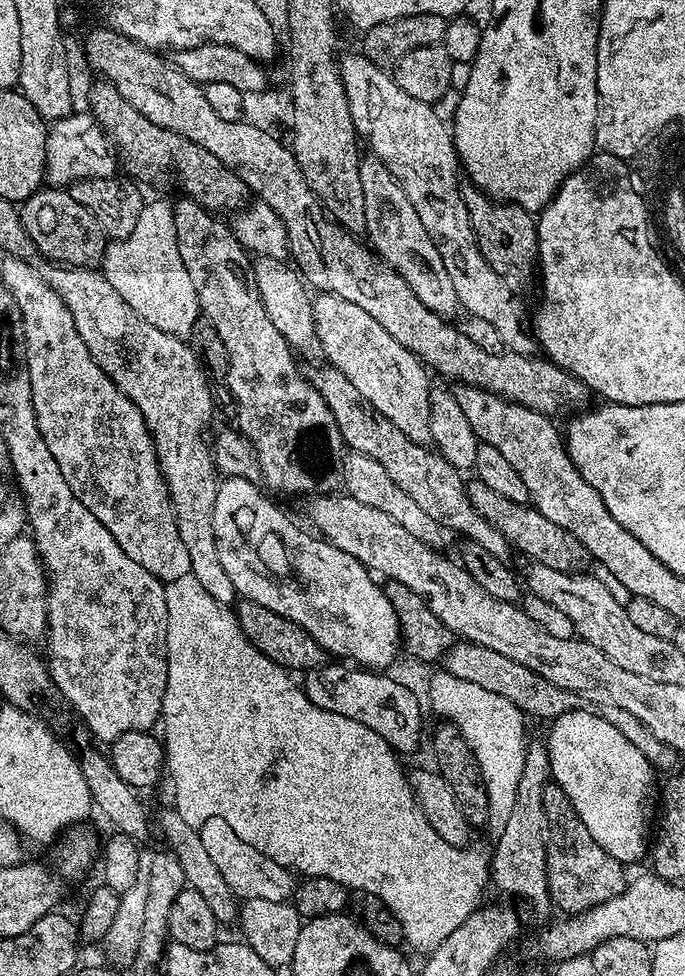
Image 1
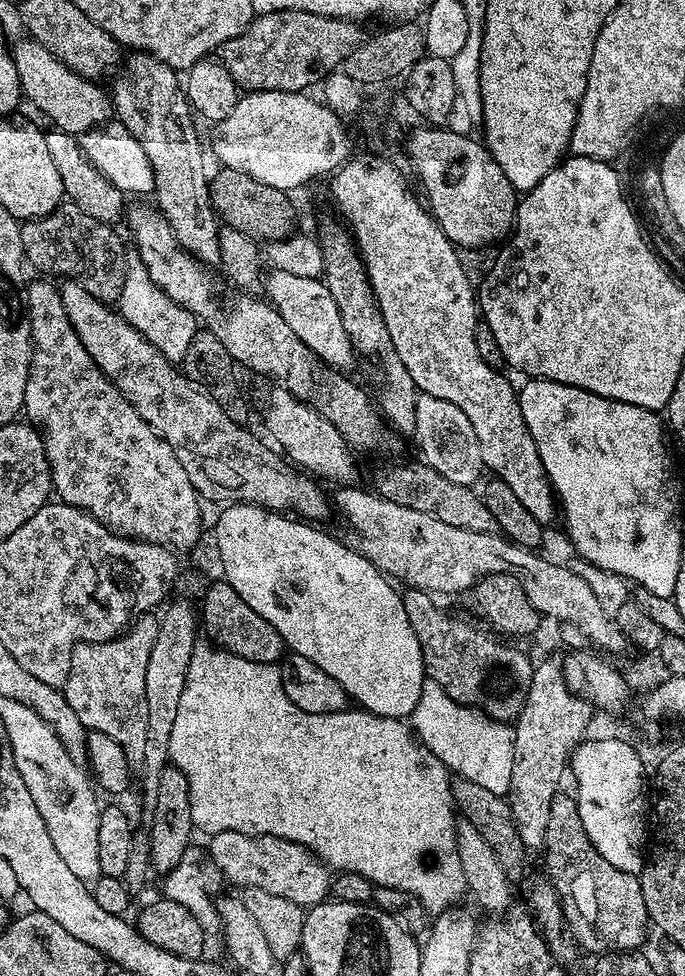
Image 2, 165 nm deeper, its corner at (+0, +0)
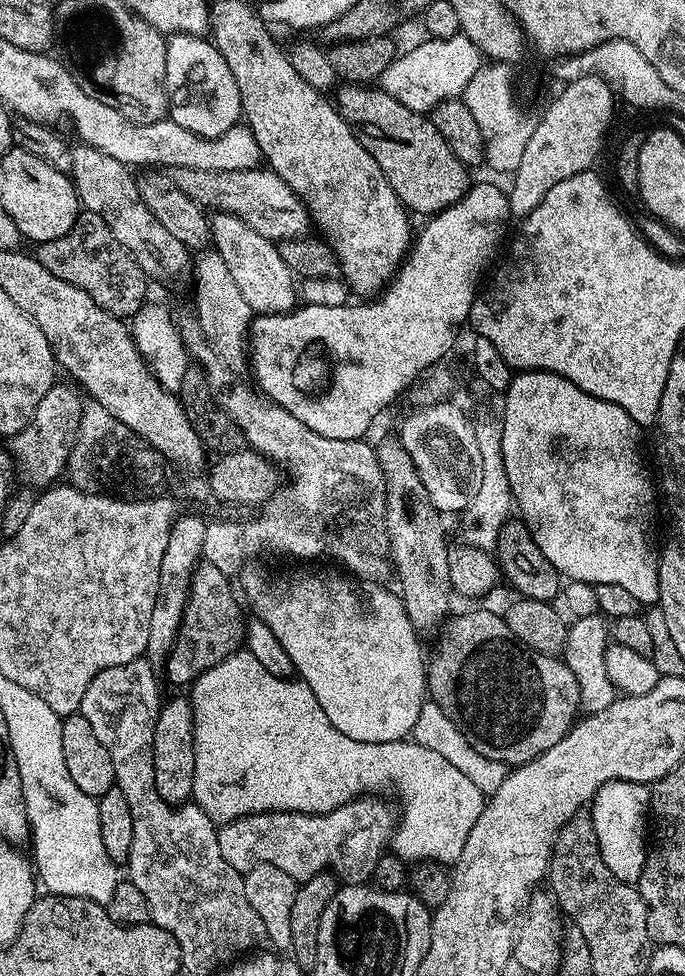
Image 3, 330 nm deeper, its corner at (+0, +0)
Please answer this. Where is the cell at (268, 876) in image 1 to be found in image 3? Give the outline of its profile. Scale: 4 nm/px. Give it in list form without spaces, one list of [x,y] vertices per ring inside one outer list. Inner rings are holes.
[[[365,794],[317,816],[301,812],[259,812],[240,816],[229,824],[219,825],[218,846],[222,849],[222,858],[226,858],[226,862],[230,862],[230,866],[234,866],[234,870],[242,874],[254,866],[265,864],[278,866],[278,870],[286,870],[286,874],[290,874],[290,878],[297,882],[309,880],[320,872],[331,870],[344,884],[363,884],[371,881],[374,866],[378,866],[378,858],[385,855],[397,823],[397,813],[392,813],[391,806],[384,798],[376,794]]]

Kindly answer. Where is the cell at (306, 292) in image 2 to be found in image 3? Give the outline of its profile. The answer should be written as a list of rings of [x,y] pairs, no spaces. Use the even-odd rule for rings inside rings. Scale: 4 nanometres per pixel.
[[[217,211],[215,215],[210,220],[210,240],[214,251],[220,255],[222,262],[226,262],[238,290],[253,313],[264,315],[291,311],[298,302],[298,286],[294,274],[282,261],[277,243],[264,238],[234,214]]]

